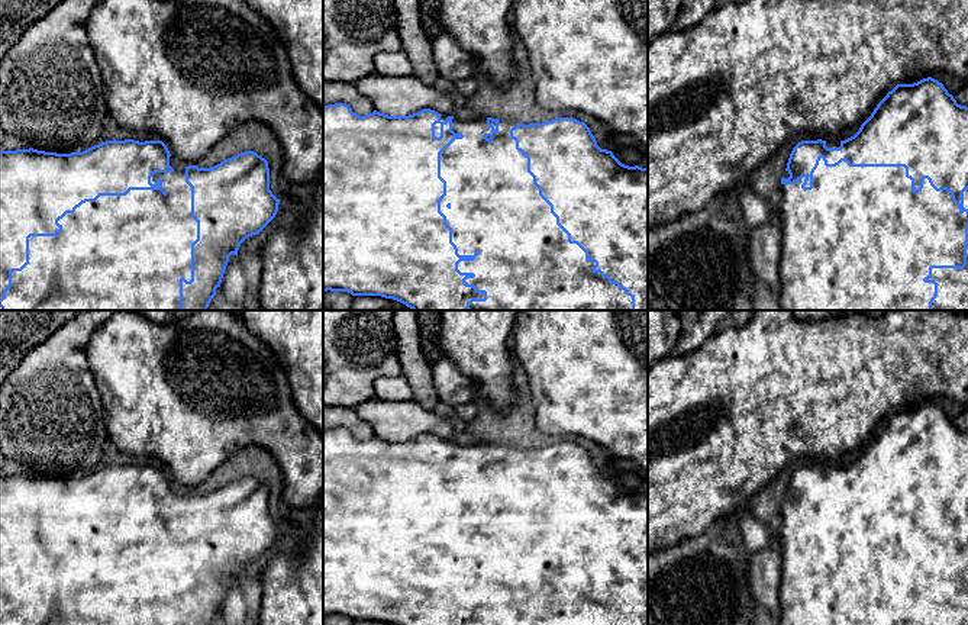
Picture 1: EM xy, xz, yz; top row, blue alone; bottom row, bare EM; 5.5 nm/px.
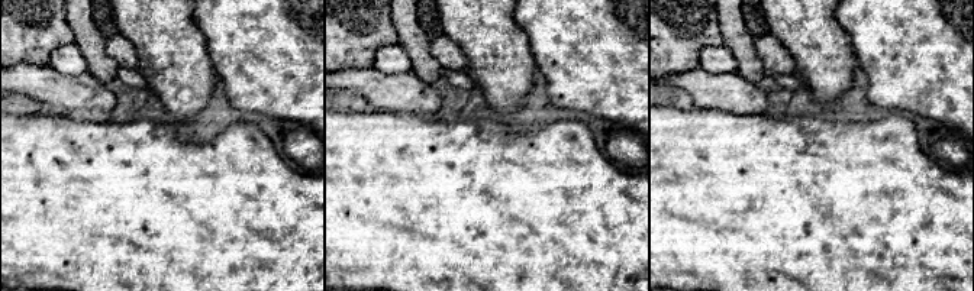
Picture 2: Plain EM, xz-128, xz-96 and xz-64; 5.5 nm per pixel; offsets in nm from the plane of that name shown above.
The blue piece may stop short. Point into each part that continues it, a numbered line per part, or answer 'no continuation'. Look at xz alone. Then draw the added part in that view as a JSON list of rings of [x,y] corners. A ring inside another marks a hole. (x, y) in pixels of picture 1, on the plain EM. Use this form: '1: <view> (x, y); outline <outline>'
1: xz (496, 534); outline [[[454,442],[452,455],[464,463],[455,464],[441,479],[441,502],[446,506],[441,537],[452,552],[452,567],[459,580],[480,577],[474,586],[458,589],[461,597],[475,599],[465,608],[485,615],[487,625],[632,625],[617,609],[594,597],[596,587],[587,586],[585,577],[568,567],[527,497],[527,483],[510,463],[514,451],[500,445],[494,458],[487,442]]]

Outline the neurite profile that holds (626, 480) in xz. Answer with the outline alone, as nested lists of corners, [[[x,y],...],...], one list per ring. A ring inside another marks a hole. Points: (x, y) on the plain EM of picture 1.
[[[619,471],[614,473],[612,477],[625,490],[635,492],[641,487],[639,477],[630,471]]]

